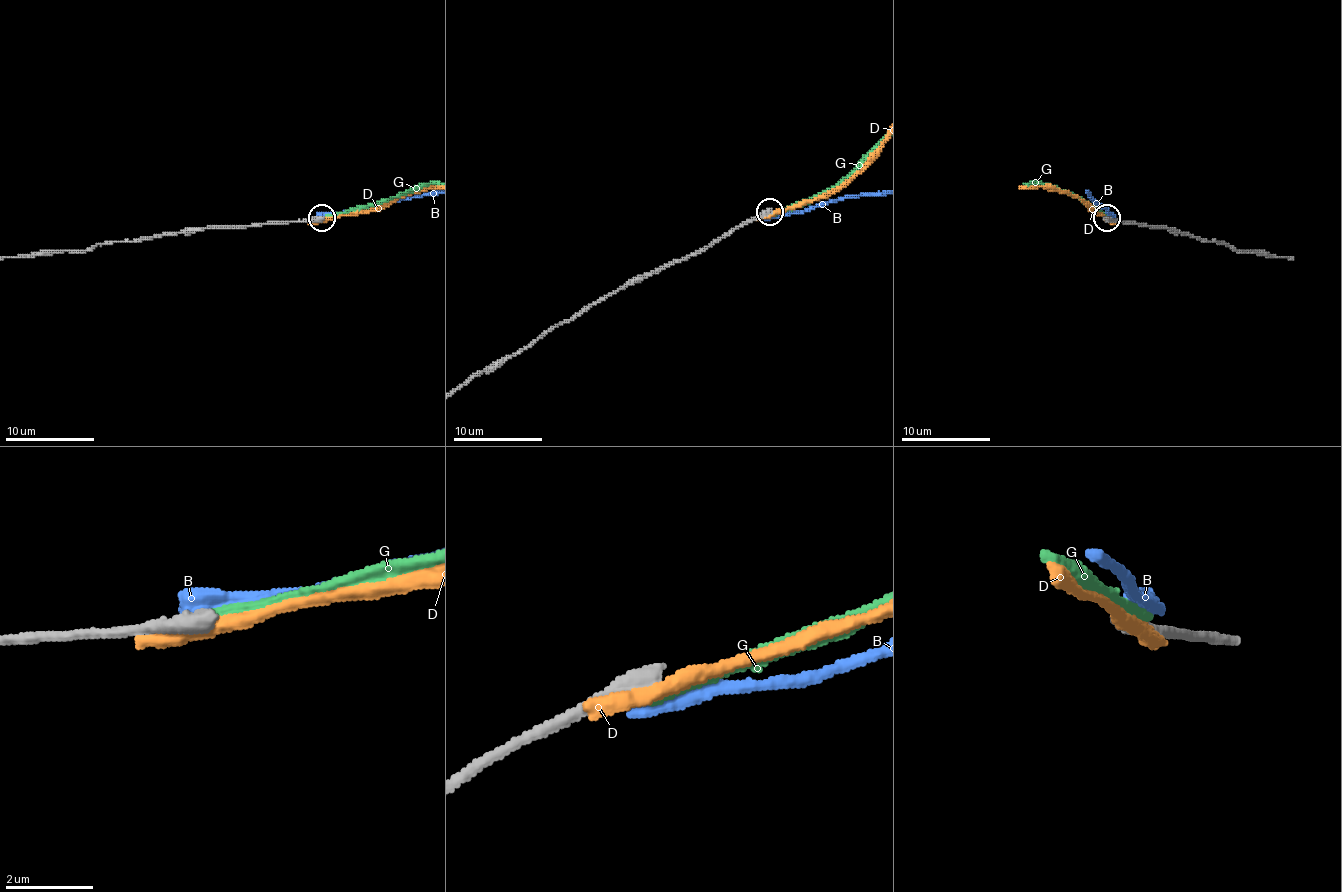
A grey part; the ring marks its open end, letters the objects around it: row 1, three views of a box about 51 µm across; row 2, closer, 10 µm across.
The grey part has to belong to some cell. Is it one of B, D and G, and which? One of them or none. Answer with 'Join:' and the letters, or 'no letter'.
Join: no letter

